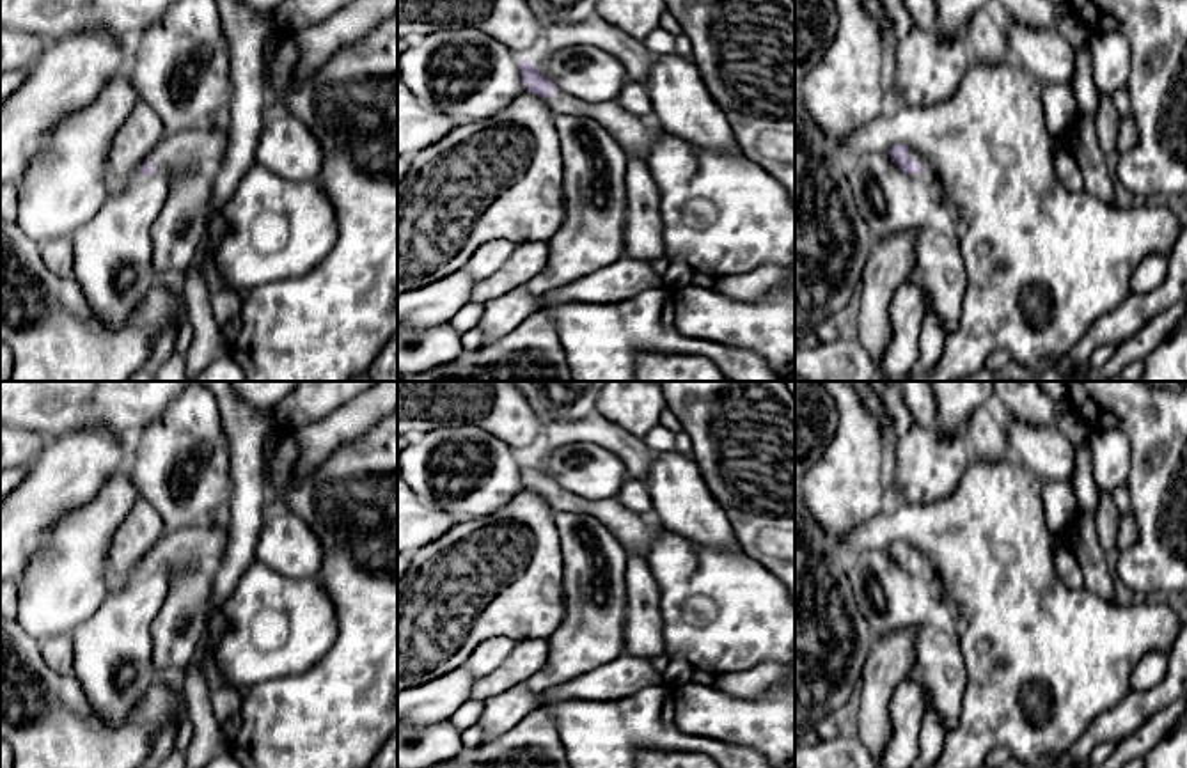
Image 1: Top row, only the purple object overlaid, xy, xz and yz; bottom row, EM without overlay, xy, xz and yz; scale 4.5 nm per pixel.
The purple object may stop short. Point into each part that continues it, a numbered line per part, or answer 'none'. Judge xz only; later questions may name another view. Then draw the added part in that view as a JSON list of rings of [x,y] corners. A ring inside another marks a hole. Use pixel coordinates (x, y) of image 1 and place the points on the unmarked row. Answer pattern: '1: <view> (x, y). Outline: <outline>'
1: xz (636, 532). Outline: [[[554,482],[545,500],[554,511],[586,513],[600,518],[619,539],[628,555],[635,553],[646,559],[651,546],[656,543],[656,525],[616,498],[598,502],[582,500]]]

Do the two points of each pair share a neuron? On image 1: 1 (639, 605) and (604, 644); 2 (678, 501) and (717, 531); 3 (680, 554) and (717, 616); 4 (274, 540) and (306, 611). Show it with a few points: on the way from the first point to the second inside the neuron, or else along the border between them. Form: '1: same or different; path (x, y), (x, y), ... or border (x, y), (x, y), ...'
1: different; border (625, 579), (623, 651)
2: same; path (687, 506), (708, 525)
3: same; path (683, 570), (712, 600)
4: different; border (256, 557), (286, 577), (314, 579)

